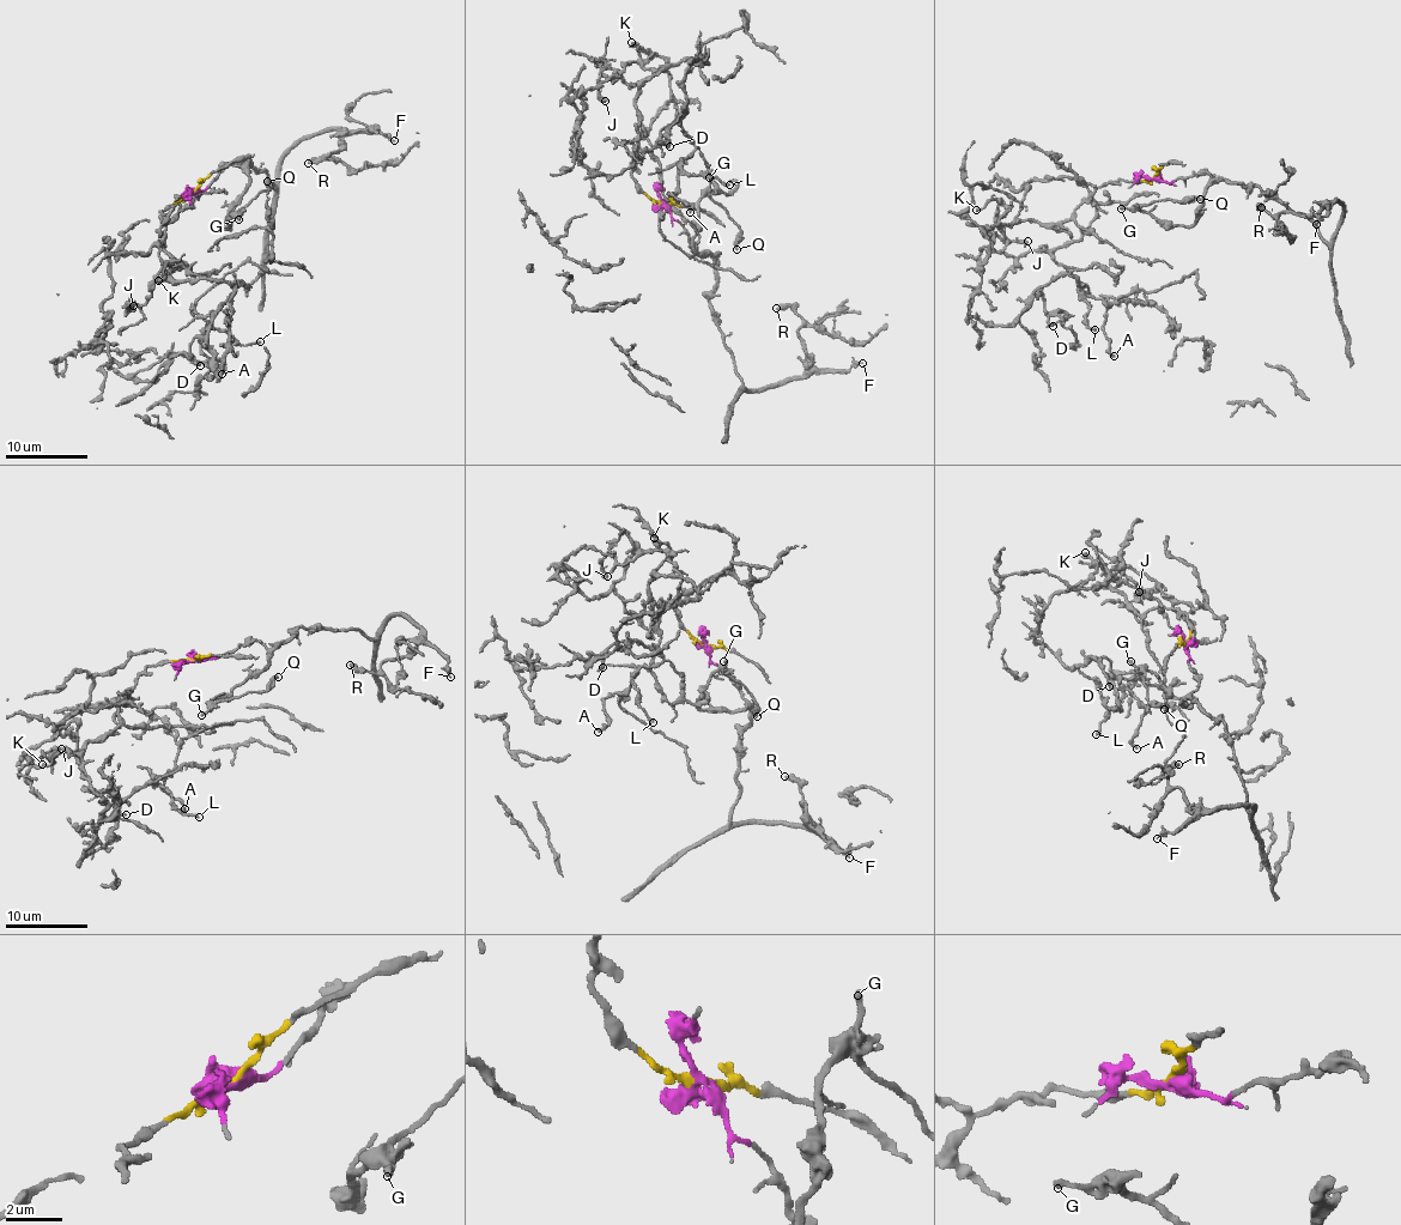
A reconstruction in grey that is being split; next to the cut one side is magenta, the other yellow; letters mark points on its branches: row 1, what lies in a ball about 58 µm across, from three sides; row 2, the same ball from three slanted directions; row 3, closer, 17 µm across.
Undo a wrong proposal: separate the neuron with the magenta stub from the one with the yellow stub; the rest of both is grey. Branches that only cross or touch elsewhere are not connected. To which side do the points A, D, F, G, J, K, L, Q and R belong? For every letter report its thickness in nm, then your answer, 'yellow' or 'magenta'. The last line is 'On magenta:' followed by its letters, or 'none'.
A: calibre 190 nm; yellow
D: calibre 160 nm; yellow
F: calibre 170 nm; magenta
G: calibre 200 nm; magenta
J: calibre 400 nm; yellow
K: calibre 150 nm; yellow
L: calibre 200 nm; yellow
Q: calibre 200 nm; magenta
R: calibre 380 nm; magenta
On magenta: F, G, Q, R

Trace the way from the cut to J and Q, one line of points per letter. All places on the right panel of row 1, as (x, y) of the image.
J: (1154, 177), (1103, 183), (1068, 219), (1048, 224), (1006, 225), (1000, 204), (996, 235), (1027, 241)
Q: (1154, 177), (1211, 180), (1199, 219), (1159, 224), (1141, 207), (1163, 199), (1200, 199)

